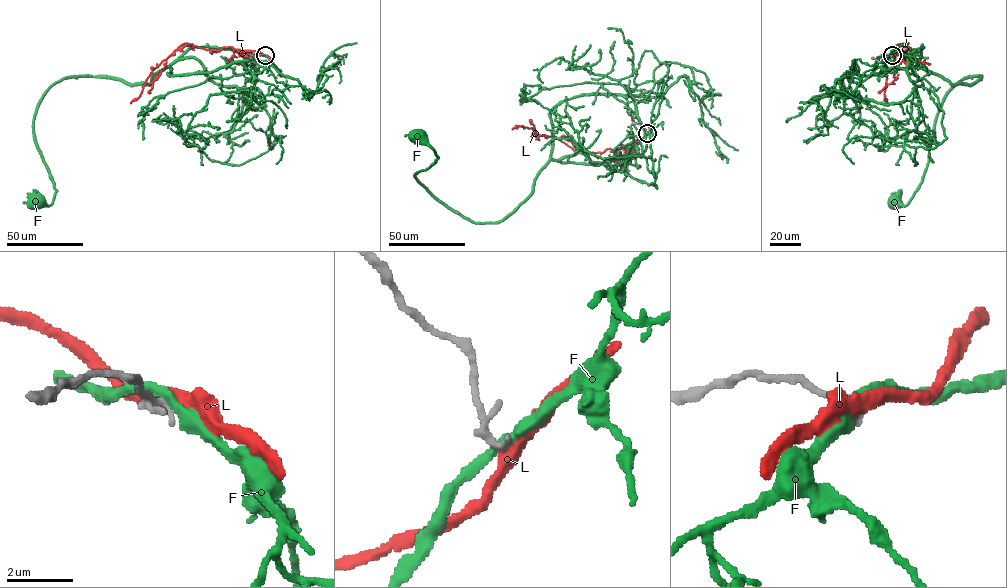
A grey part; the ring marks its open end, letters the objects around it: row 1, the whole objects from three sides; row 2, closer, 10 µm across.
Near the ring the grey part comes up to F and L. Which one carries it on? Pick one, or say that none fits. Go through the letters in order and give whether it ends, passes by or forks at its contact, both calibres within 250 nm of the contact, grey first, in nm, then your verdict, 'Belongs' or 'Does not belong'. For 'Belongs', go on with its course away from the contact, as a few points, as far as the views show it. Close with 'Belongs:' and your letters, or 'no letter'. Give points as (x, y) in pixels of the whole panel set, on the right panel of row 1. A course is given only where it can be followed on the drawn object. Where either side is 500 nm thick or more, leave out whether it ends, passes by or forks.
F: It passes by. Thickness 240 nm (grey) against 300 nm. Does not belong
L: It passes by. Thickness 220 nm (grey) against 400 nm. Belongs. Its course: (892, 56), (907, 47), (911, 50), (902, 44), (895, 46), (894, 66), (886, 73), (884, 98), (887, 103)
Belongs: L

